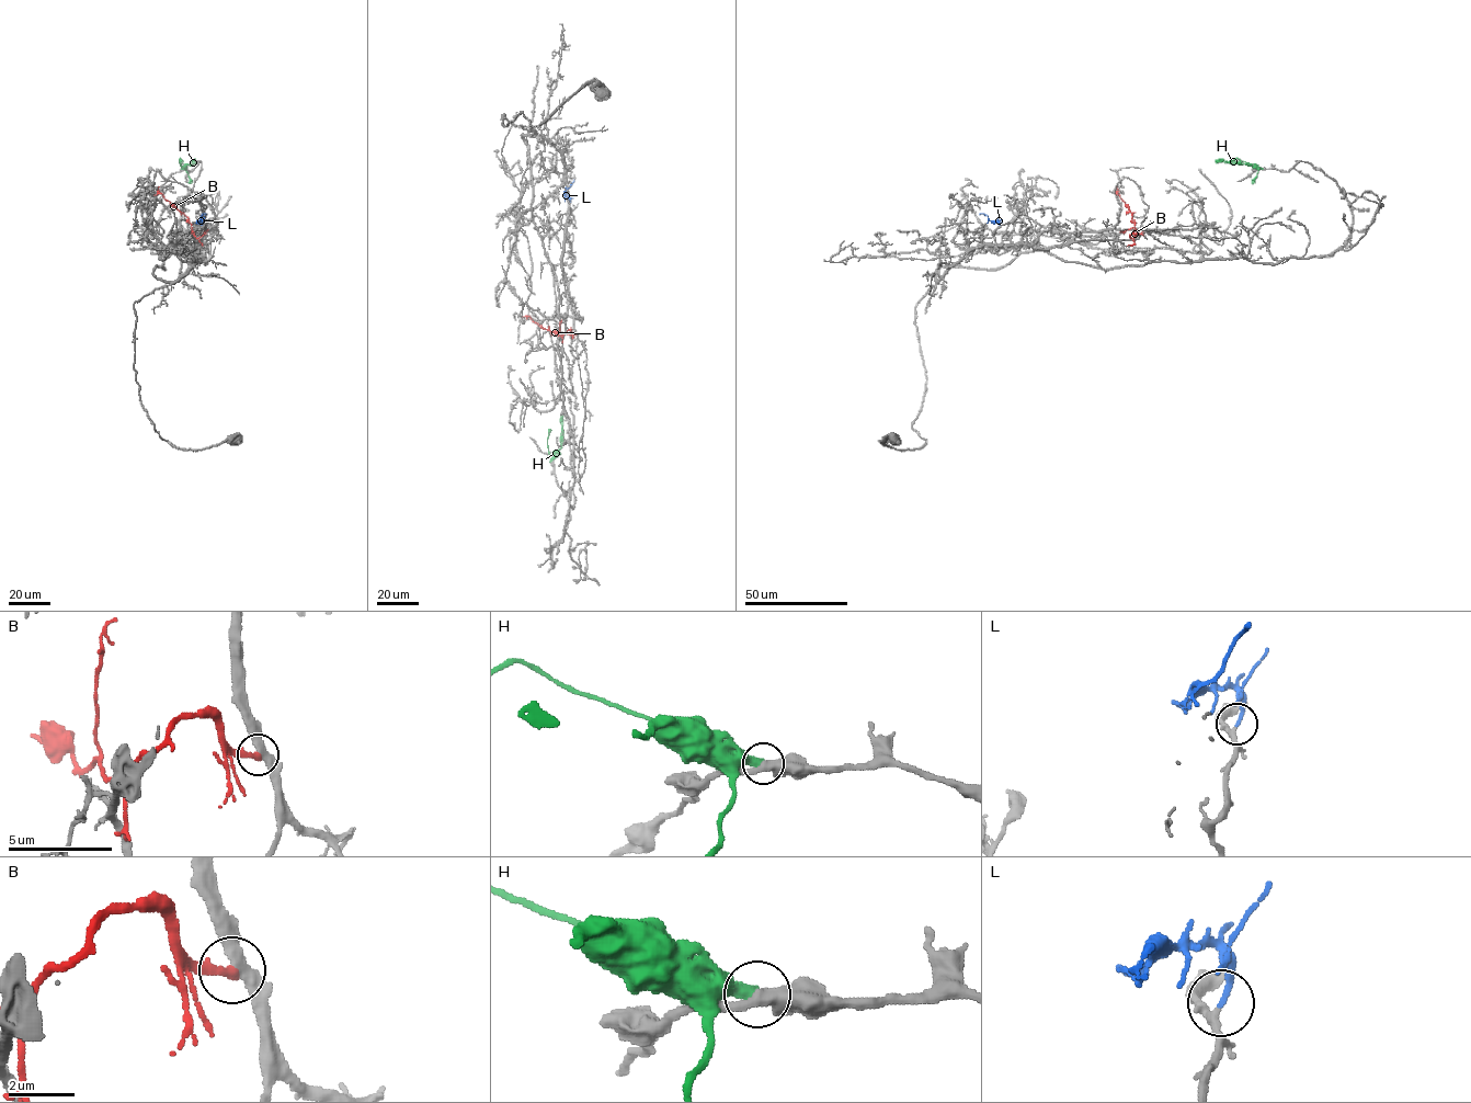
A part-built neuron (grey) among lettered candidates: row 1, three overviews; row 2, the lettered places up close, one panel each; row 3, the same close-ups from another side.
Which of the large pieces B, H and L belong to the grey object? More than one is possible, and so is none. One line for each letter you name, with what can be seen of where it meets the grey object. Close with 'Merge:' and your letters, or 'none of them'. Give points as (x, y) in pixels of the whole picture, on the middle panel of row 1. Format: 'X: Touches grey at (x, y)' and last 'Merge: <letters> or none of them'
L: Touches grey at (570, 200)
Merge: L

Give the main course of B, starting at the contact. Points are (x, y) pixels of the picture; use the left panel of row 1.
B: (207, 229), (197, 238), (189, 219), (164, 199), (159, 186)

